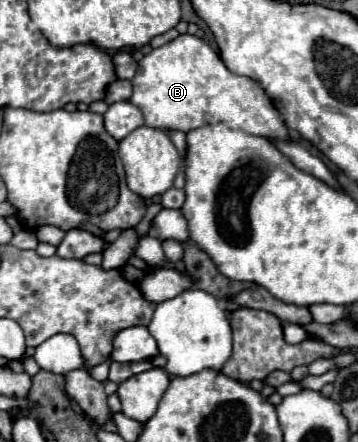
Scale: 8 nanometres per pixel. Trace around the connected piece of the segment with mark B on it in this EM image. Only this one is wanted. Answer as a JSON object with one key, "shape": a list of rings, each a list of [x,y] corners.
{"shape":[[[180,34],[176,40],[146,54],[138,62],[132,86],[134,94],[130,102],[142,110],[146,126],[152,128],[186,132],[194,126],[224,122],[250,136],[290,138],[286,124],[264,90],[254,80],[232,74],[222,64],[218,52],[198,36]]]}

